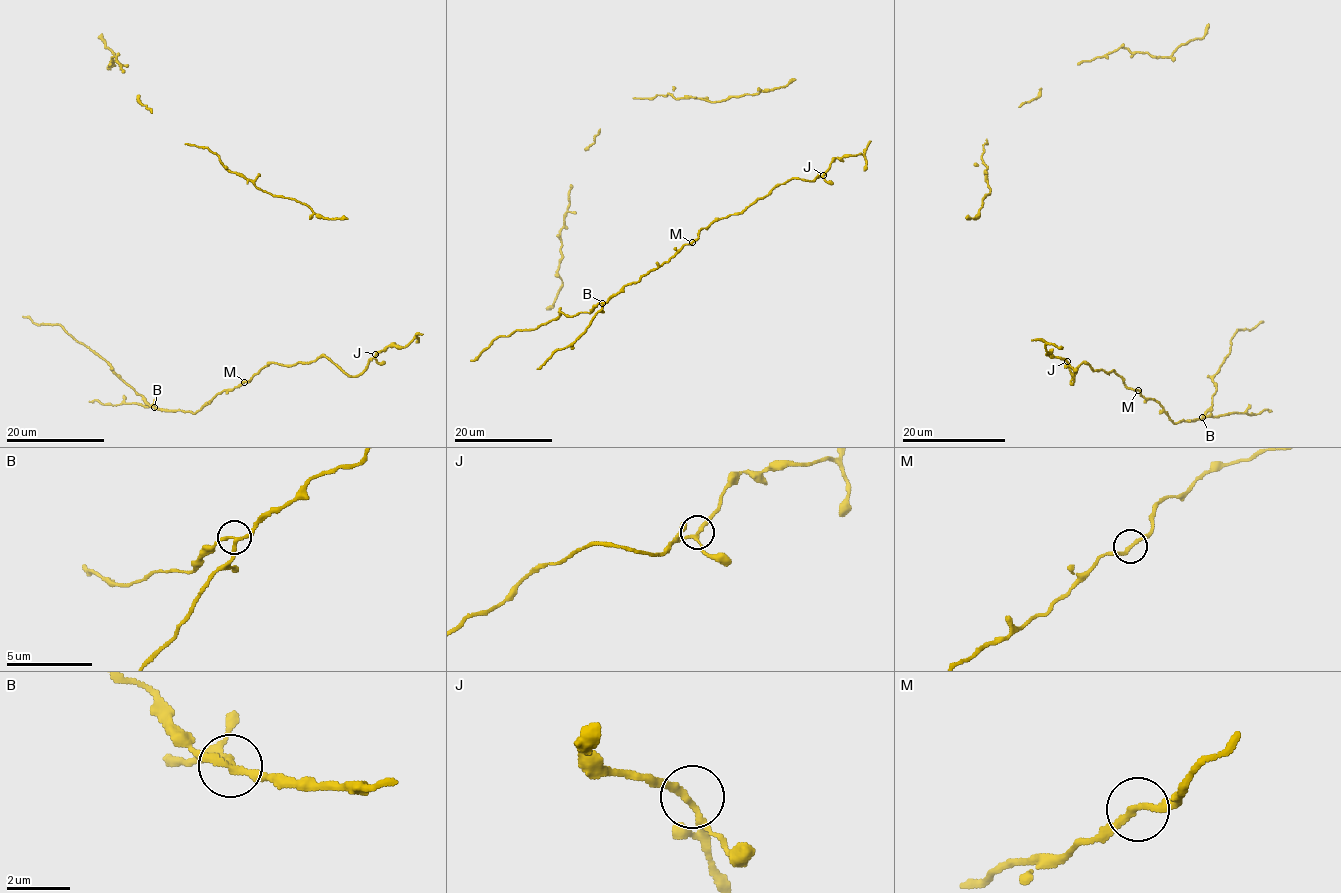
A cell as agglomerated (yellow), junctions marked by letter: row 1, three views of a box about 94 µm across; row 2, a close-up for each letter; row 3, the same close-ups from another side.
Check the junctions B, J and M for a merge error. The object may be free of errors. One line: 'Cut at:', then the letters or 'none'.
Cut at: B

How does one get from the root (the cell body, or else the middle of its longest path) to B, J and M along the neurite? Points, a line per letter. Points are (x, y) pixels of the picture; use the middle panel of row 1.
B: (867, 144), (862, 154), (837, 158), (812, 181), (790, 178), (740, 213), (715, 219), (667, 262), (603, 302)
J: (867, 144), (862, 154), (837, 158), (823, 175)
M: (867, 144), (862, 154), (837, 158), (812, 181), (790, 178), (776, 185), (740, 213), (712, 221), (692, 242)

